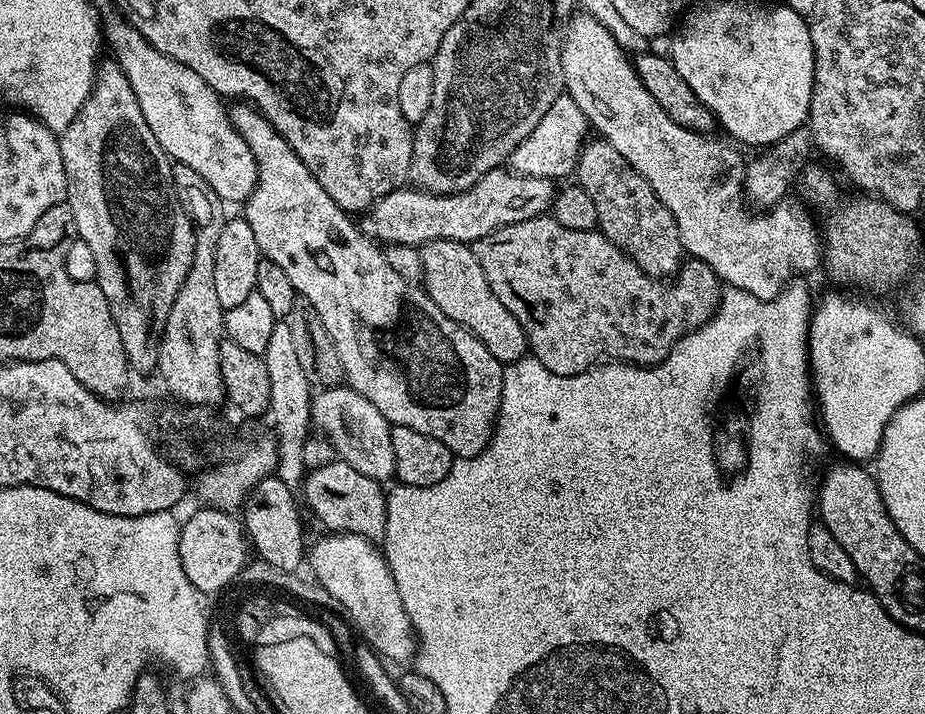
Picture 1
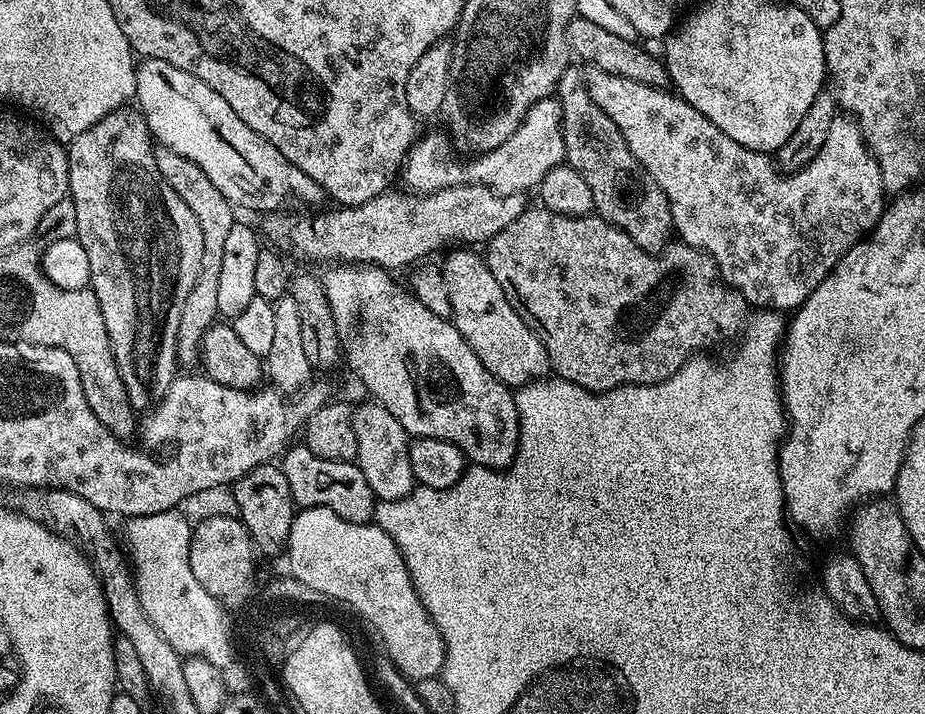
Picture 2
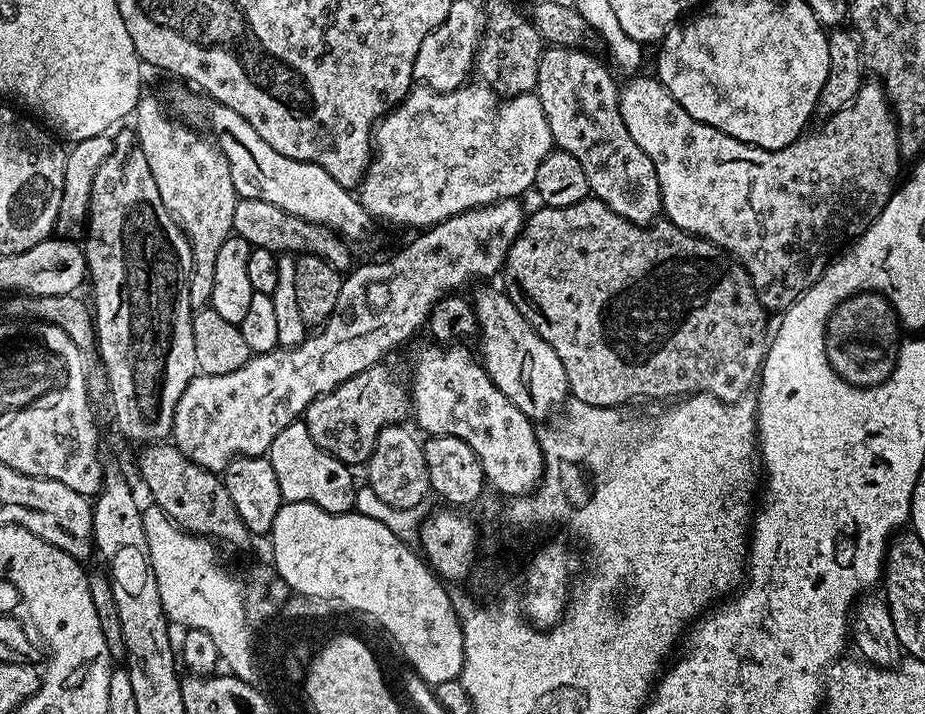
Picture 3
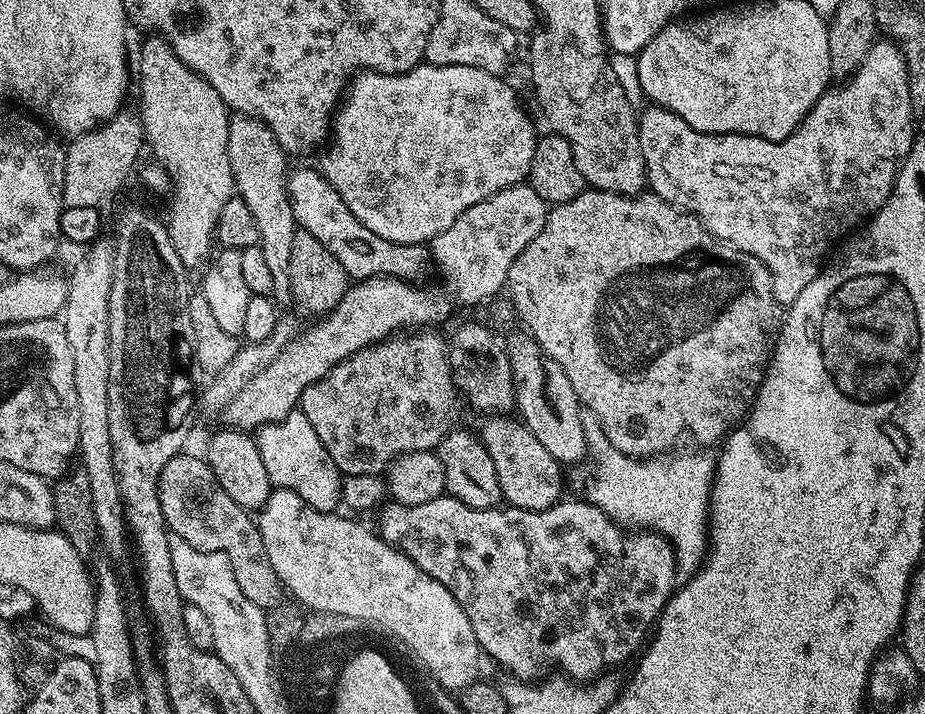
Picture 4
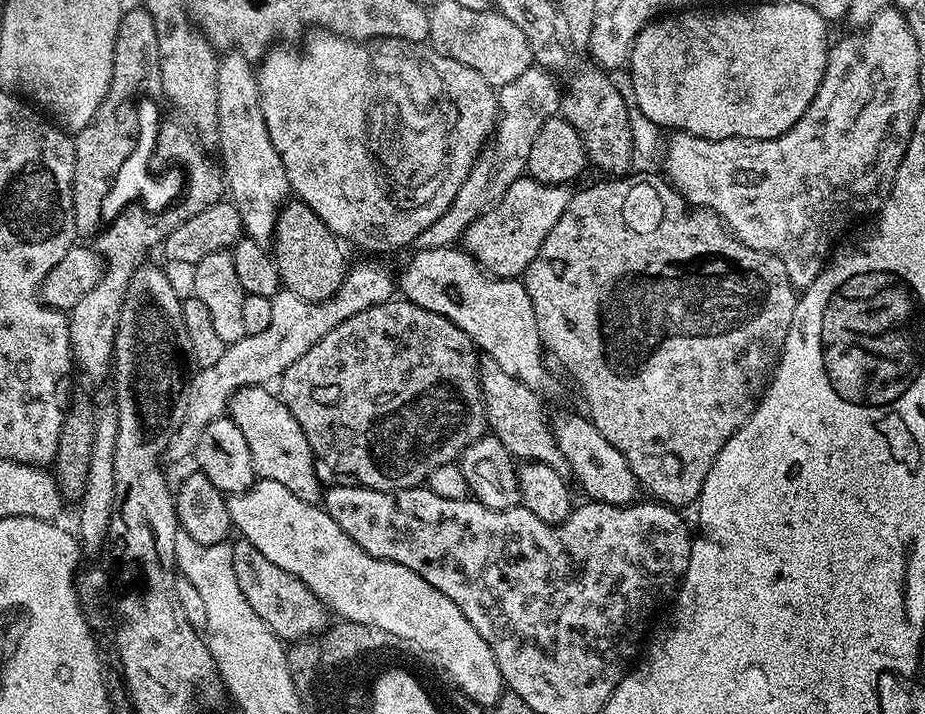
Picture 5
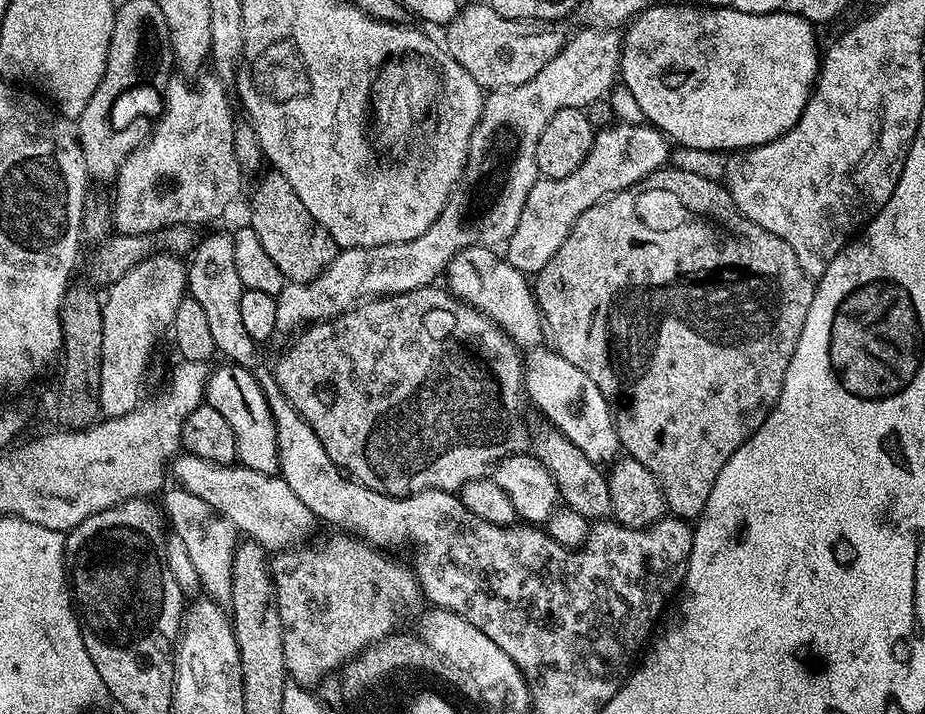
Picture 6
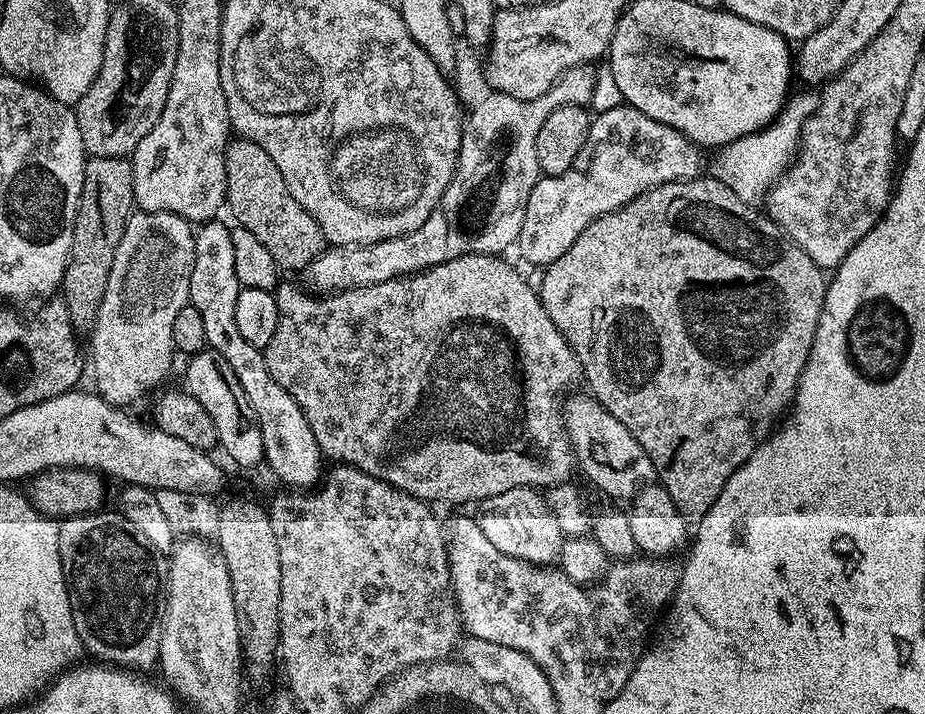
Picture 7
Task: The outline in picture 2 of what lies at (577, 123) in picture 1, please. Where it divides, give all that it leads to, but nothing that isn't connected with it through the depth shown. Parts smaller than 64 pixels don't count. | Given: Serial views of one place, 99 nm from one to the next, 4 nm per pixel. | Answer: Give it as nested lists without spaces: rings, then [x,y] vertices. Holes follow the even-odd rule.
[[[549,98],[534,102],[534,106],[530,106],[530,110],[521,120],[518,130],[514,130],[514,134],[510,134],[510,138],[506,138],[506,142],[502,142],[502,146],[477,155],[480,156],[477,160],[468,160],[465,164],[460,160],[448,160],[448,148],[438,137],[421,135],[413,144],[411,152],[404,159],[402,169],[403,187],[417,194],[423,194],[425,192],[436,192],[439,188],[449,188],[455,184],[485,184],[487,188],[493,188],[495,192],[500,192],[503,196],[515,192],[527,193],[527,188],[535,189],[539,186],[542,178],[546,178],[546,174],[550,174],[550,170],[554,166],[565,163],[564,135],[560,129],[560,114],[559,99]]]

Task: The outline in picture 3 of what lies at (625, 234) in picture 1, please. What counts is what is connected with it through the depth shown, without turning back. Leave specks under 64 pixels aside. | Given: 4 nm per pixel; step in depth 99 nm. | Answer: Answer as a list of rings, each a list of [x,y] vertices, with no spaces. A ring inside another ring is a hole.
[[[545,47],[538,62],[538,78],[534,89],[546,110],[546,122],[550,122],[552,143],[561,152],[574,154],[586,173],[589,193],[601,200],[614,214],[641,226],[648,226],[661,215],[664,203],[658,186],[658,174],[654,174],[654,162],[630,138],[626,122],[620,113],[620,88],[608,68],[596,56],[591,56],[584,48]]]

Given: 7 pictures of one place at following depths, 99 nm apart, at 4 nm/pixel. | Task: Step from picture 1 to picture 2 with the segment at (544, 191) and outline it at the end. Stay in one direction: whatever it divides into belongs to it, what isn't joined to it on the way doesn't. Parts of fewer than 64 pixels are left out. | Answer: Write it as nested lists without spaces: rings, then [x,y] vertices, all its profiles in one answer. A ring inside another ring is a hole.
[[[455,184],[449,188],[439,188],[436,192],[417,194],[411,190],[389,190],[380,196],[370,198],[370,202],[351,206],[333,207],[333,212],[320,212],[317,216],[287,216],[284,210],[269,212],[258,224],[261,237],[273,249],[301,256],[304,260],[328,260],[342,264],[375,264],[377,268],[397,270],[415,265],[419,256],[428,256],[439,250],[443,244],[448,246],[480,246],[491,240],[494,234],[506,230],[510,222],[517,220],[526,207],[521,193],[502,195],[485,184]]]

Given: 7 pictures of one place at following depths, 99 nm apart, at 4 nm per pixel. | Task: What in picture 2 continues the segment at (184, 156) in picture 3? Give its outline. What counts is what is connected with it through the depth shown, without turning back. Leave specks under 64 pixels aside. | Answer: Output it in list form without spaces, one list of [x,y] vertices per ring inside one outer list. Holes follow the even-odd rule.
[[[167,150],[156,153],[158,170],[164,181],[172,187],[190,206],[194,218],[198,218],[198,227],[202,230],[202,266],[198,270],[198,278],[194,286],[190,286],[190,294],[186,294],[186,302],[182,302],[182,318],[178,318],[178,342],[176,343],[176,358],[181,365],[197,363],[200,360],[200,343],[206,330],[217,323],[220,311],[218,310],[218,278],[222,271],[222,249],[226,237],[230,234],[230,226],[234,222],[234,205],[216,189],[214,182],[198,170],[190,158],[182,158],[182,154],[174,154]]]

